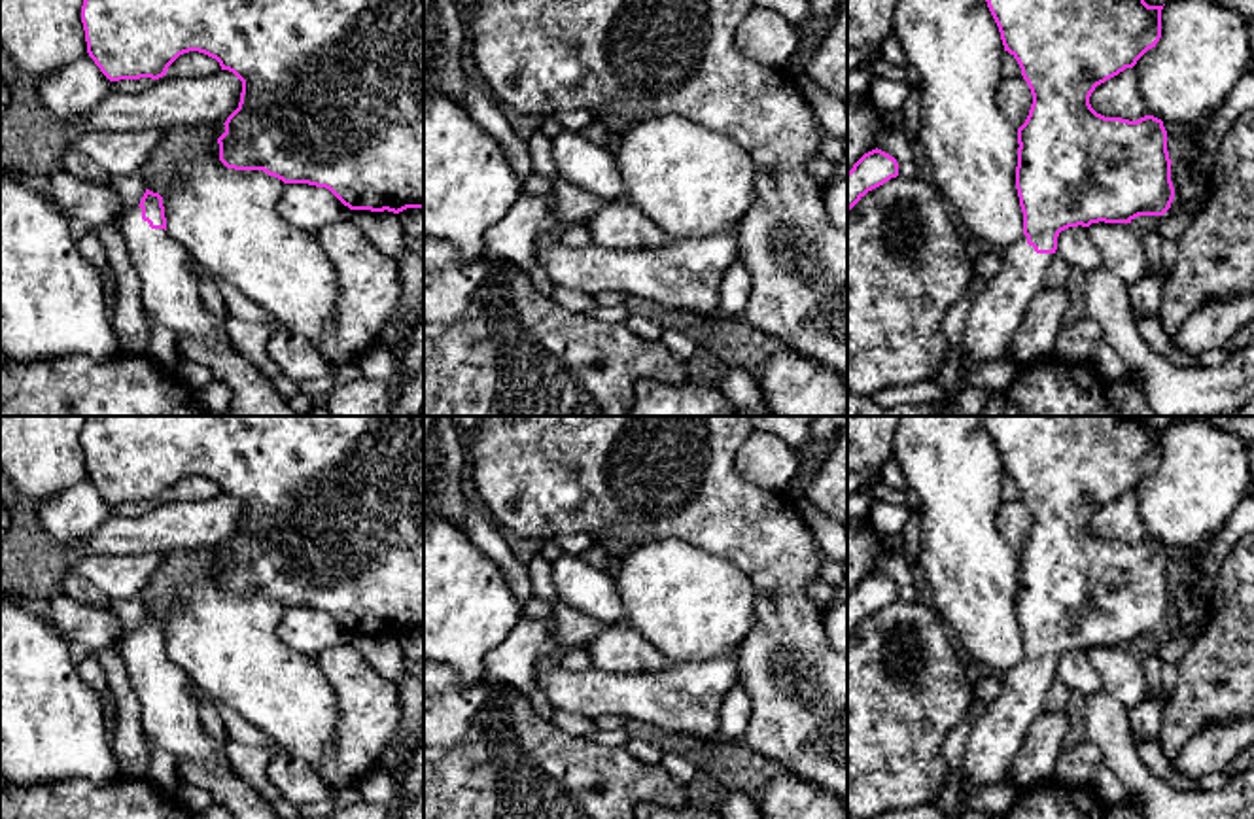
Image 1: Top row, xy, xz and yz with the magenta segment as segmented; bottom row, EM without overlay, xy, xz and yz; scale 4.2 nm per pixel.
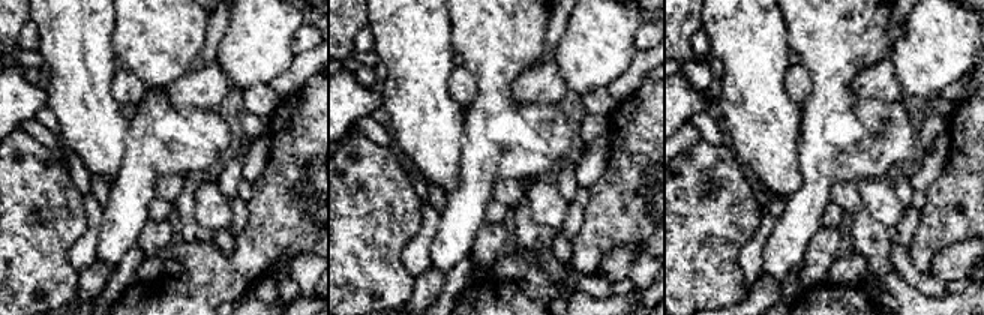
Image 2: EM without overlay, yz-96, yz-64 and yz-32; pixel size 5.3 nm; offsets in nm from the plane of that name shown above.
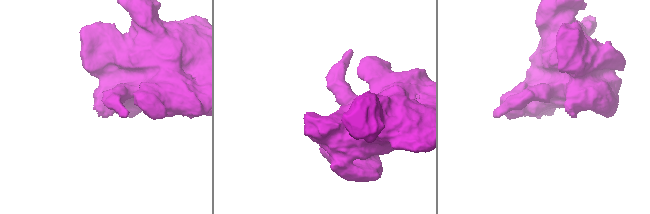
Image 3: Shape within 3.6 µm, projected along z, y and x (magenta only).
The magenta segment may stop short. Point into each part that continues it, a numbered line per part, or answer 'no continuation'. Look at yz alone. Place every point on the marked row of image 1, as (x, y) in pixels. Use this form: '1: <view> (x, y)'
1: yz (997, 311)

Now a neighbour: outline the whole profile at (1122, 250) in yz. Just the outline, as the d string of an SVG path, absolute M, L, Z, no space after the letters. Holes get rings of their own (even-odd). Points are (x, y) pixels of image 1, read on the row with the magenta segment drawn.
M1091 223L1089 238L1103 255L1103 267L1127 286L1133 286L1146 274L1146 253L1141 235L1131 223Z

